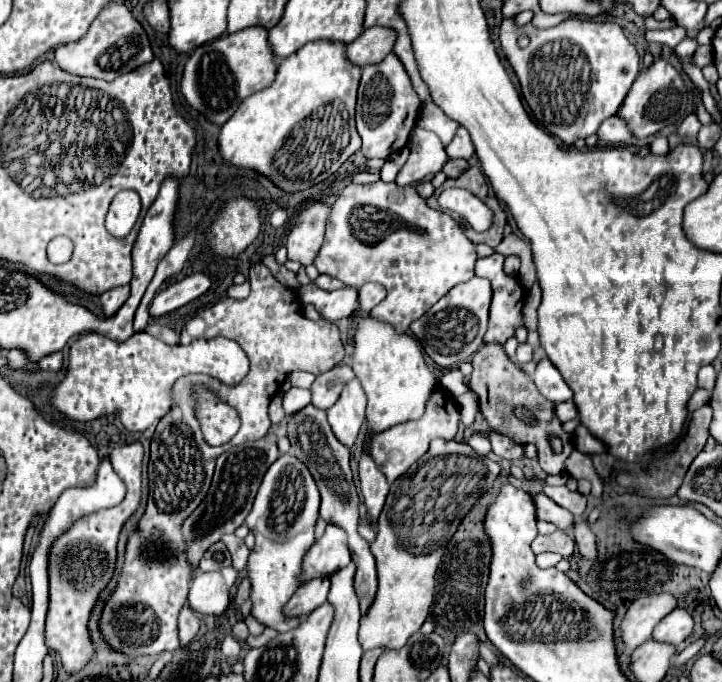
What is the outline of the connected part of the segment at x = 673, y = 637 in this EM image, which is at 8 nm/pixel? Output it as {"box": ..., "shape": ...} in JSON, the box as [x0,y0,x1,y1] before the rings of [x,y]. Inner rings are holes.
{"box":[651,607,693,645],"shape":[[[677,607],[675,611],[671,611],[671,615],[667,615],[667,619],[663,619],[663,623],[659,623],[659,627],[655,627],[651,639],[659,643],[679,645],[691,635],[691,631],[693,631],[693,617],[685,609]]]}

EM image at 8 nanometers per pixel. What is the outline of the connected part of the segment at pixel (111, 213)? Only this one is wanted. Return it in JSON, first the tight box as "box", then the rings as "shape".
{"box":[107,191,141,237],"shape":[[[121,191],[107,213],[107,229],[115,237],[123,237],[131,231],[139,217],[141,199],[135,191]]]}

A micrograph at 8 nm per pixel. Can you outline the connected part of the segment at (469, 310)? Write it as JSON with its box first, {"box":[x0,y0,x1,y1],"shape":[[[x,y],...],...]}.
{"box":[411,277,491,369],"shape":[[[473,277],[465,283],[455,285],[439,303],[435,303],[421,319],[411,323],[411,333],[419,339],[425,353],[443,369],[455,367],[471,359],[477,353],[477,347],[483,343],[487,331],[491,305],[491,283],[481,277]]]}

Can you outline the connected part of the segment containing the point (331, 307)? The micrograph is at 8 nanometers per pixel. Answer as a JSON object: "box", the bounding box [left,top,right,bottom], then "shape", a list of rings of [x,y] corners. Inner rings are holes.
{"box":[297,283,359,321],"shape":[[[311,283],[307,287],[301,287],[297,295],[299,295],[301,303],[313,303],[315,309],[327,321],[337,321],[337,319],[349,317],[359,307],[357,289],[351,287],[351,285],[345,285],[345,287],[337,289],[337,291],[327,293],[323,289],[319,289],[315,283]]]}

